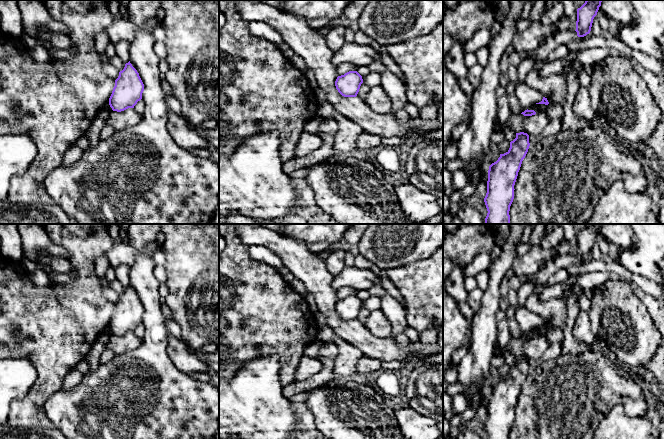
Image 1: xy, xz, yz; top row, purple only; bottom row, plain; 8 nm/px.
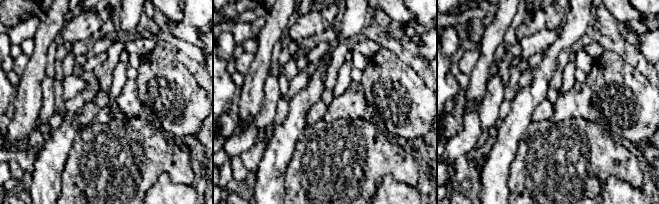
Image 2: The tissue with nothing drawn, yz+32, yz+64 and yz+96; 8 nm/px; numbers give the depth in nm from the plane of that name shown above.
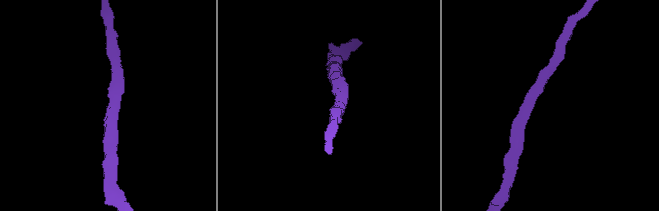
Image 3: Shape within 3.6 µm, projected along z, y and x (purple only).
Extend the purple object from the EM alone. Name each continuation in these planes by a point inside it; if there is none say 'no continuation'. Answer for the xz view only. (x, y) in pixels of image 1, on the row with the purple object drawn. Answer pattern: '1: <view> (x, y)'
no continuation

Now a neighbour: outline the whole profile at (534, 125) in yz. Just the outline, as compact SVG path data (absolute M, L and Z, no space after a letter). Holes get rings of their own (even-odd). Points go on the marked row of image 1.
M545 112L536 113L532 116L511 113L509 119L501 127L496 127L496 129L503 132L505 129L510 128L516 133L524 132L529 136L539 136L549 123L550 120Z

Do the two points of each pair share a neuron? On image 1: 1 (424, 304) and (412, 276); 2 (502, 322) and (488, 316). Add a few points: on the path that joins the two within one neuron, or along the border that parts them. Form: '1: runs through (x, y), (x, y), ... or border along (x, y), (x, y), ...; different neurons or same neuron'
1: runs through (424, 297), (424, 288), (419, 283); same neuron
2: border along (499, 308), (497, 312), (497, 340), (495, 343); different neurons

